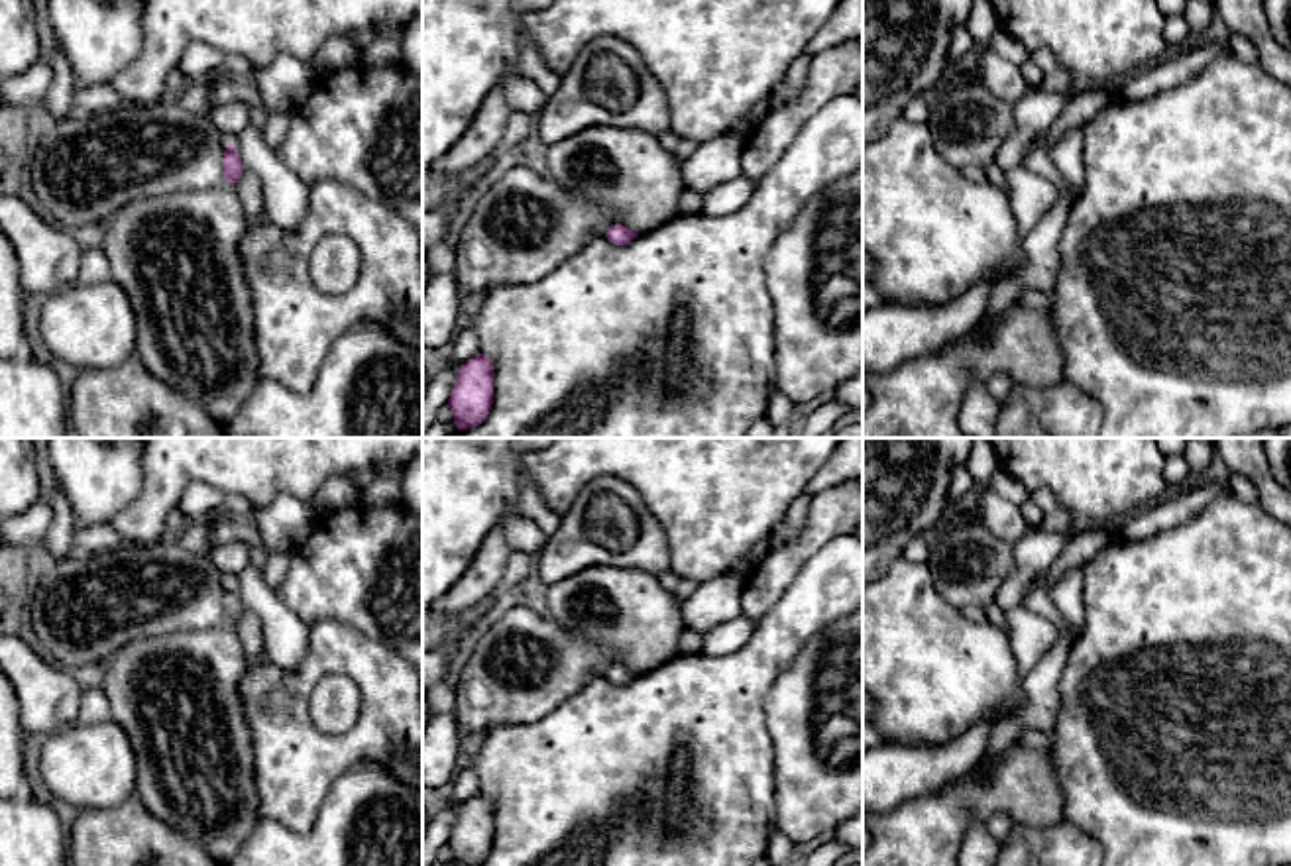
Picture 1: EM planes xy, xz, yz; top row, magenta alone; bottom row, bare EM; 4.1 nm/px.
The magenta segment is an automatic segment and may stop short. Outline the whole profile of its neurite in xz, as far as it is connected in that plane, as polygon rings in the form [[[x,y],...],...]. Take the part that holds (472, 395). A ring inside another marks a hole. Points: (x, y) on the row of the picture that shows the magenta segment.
[[[477,353],[460,365],[448,408],[454,414],[458,430],[479,426],[493,405],[493,363]]]

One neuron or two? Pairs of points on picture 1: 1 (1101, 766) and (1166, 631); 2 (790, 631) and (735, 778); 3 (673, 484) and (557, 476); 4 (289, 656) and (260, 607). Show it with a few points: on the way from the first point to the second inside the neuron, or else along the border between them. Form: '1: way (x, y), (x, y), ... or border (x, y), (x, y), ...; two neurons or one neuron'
1: way (1111, 733), (1128, 703), (1130, 680), (1146, 664); one neuron
2: way (753, 668), (735, 686), (735, 741); one neuron
3: way (643, 462), (586, 462); one neuron
4: way (285, 645), (283, 631), (272, 619); one neuron

